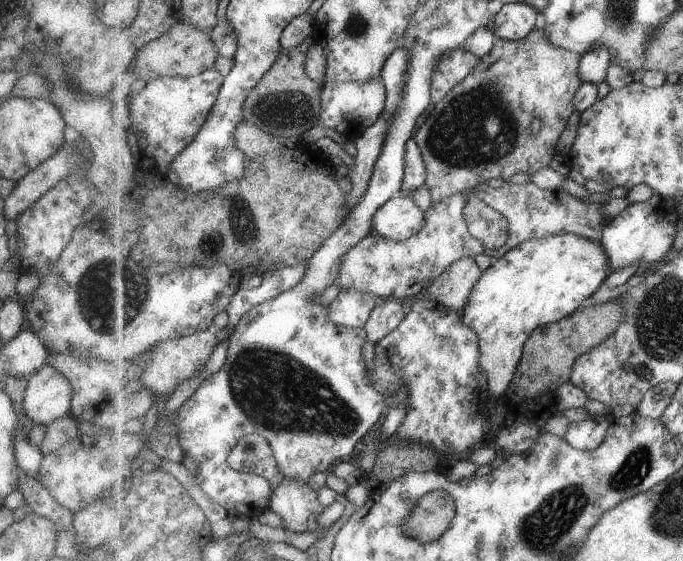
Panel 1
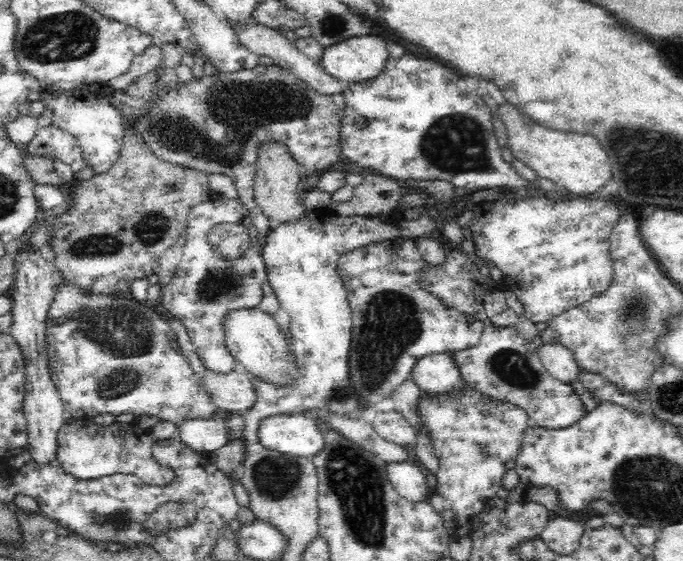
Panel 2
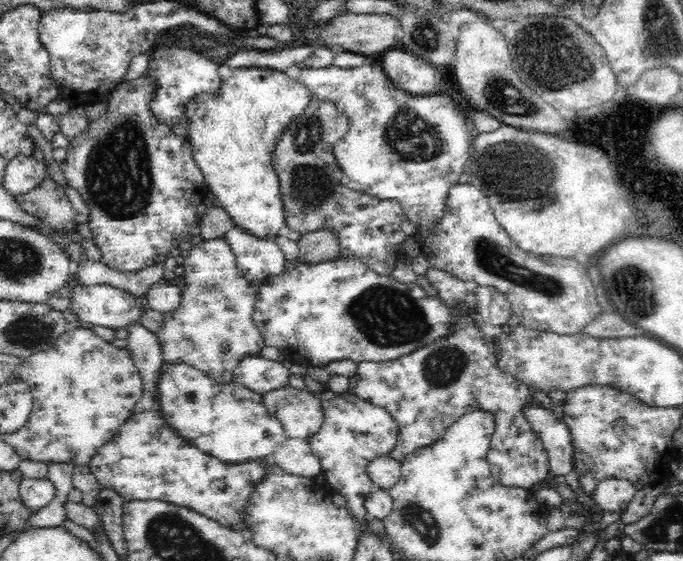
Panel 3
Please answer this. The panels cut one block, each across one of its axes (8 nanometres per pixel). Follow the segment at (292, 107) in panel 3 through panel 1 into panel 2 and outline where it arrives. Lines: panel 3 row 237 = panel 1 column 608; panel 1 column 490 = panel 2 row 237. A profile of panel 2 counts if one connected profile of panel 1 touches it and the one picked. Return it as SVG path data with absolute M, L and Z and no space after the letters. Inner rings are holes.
M324 207L316 211L307 211L306 220L294 222L294 224L280 224L278 228L270 230L266 244L262 246L261 253L266 265L267 280L270 282L275 296L281 304L281 308L289 313L290 334L292 340L290 349L294 354L298 376L288 386L274 386L270 381L260 379L259 376L250 376L256 391L256 404L244 412L243 415L243 446L248 450L252 443L259 442L258 428L261 420L278 413L291 414L291 412L310 410L310 408L322 408L346 414L354 410L364 410L367 404L363 402L361 394L356 391L352 379L350 379L349 352L352 346L353 318L351 315L348 294L344 282L338 273L338 260L340 255L370 241L392 240L396 238L419 238L427 236L435 227L435 222L424 216L418 219L399 219L398 225L384 222L380 217L369 216L338 216L334 215L330 207Z

